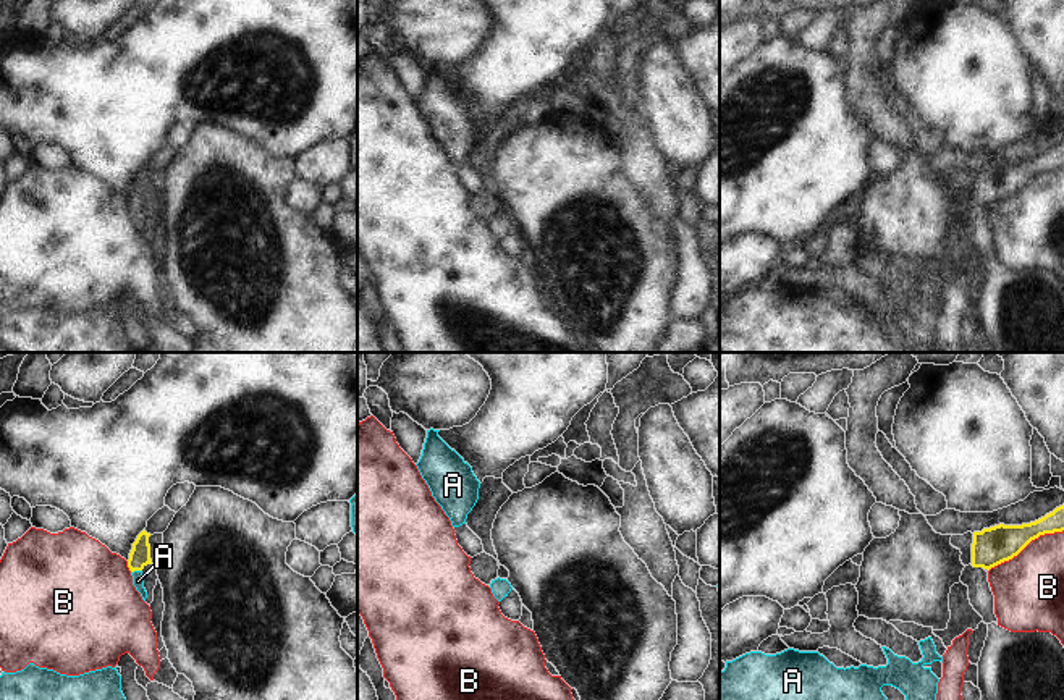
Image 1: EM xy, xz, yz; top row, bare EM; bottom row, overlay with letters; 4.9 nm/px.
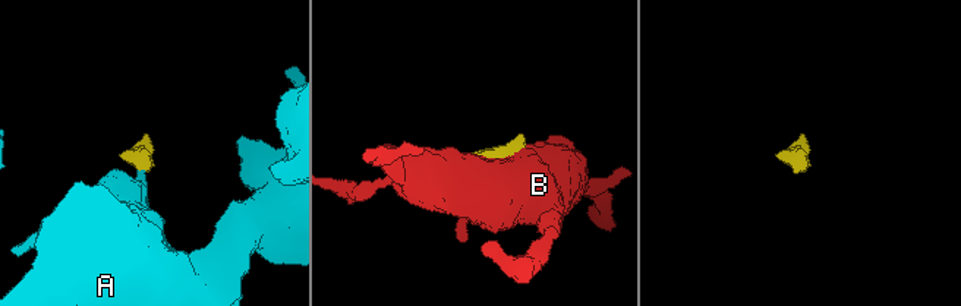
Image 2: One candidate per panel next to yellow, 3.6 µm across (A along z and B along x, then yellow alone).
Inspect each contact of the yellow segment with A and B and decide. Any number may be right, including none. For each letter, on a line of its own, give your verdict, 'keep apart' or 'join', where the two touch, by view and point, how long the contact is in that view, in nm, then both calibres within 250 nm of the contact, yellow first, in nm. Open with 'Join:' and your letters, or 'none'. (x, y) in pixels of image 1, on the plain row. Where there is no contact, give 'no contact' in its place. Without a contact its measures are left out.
Join: A
A: join; contact xy (136, 207); length 60 nm; calibres 110 and 60 nm
B: keep apart; contact yz (1026, 183); length 440 nm; calibres 190 and 360 nm

